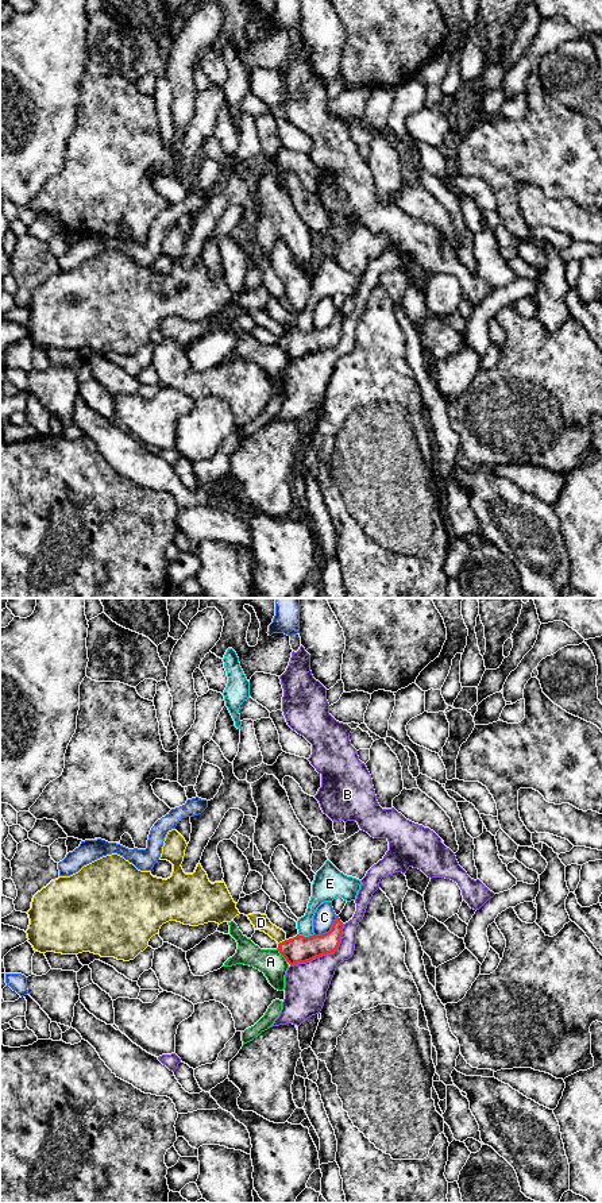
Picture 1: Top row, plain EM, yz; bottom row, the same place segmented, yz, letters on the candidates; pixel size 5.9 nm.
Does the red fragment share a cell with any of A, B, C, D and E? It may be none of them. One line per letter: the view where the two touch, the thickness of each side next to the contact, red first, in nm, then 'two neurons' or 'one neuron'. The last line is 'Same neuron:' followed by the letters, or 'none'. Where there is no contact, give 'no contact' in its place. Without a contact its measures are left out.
A: meets red in yz; 160 nm thick on the red side, 160 nm on the other; two neurons
B: meets red in yz; 160 nm thick on the red side, 260 nm on the other; two neurons
C: meets red in yz; 160 nm thick on the red side, 130 nm on the other; two neurons
D: meets red in yz; 160 nm thick on the red side, 100 nm on the other; two neurons
E: meets red in yz; 160 nm thick on the red side, 100 nm on the other; two neurons
Same neuron: none

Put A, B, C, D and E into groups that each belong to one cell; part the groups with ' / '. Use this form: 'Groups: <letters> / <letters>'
Groups: A / B / C / D / E

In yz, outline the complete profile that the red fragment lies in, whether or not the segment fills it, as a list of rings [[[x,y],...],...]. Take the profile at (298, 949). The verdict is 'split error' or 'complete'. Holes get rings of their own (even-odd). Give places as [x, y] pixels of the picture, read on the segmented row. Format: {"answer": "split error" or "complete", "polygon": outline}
{"answer": "complete", "polygon": [[[336,915],[328,933],[309,937],[297,934],[293,938],[279,942],[277,949],[290,965],[306,963],[323,955],[333,953],[340,944],[341,929],[343,922]]]}

